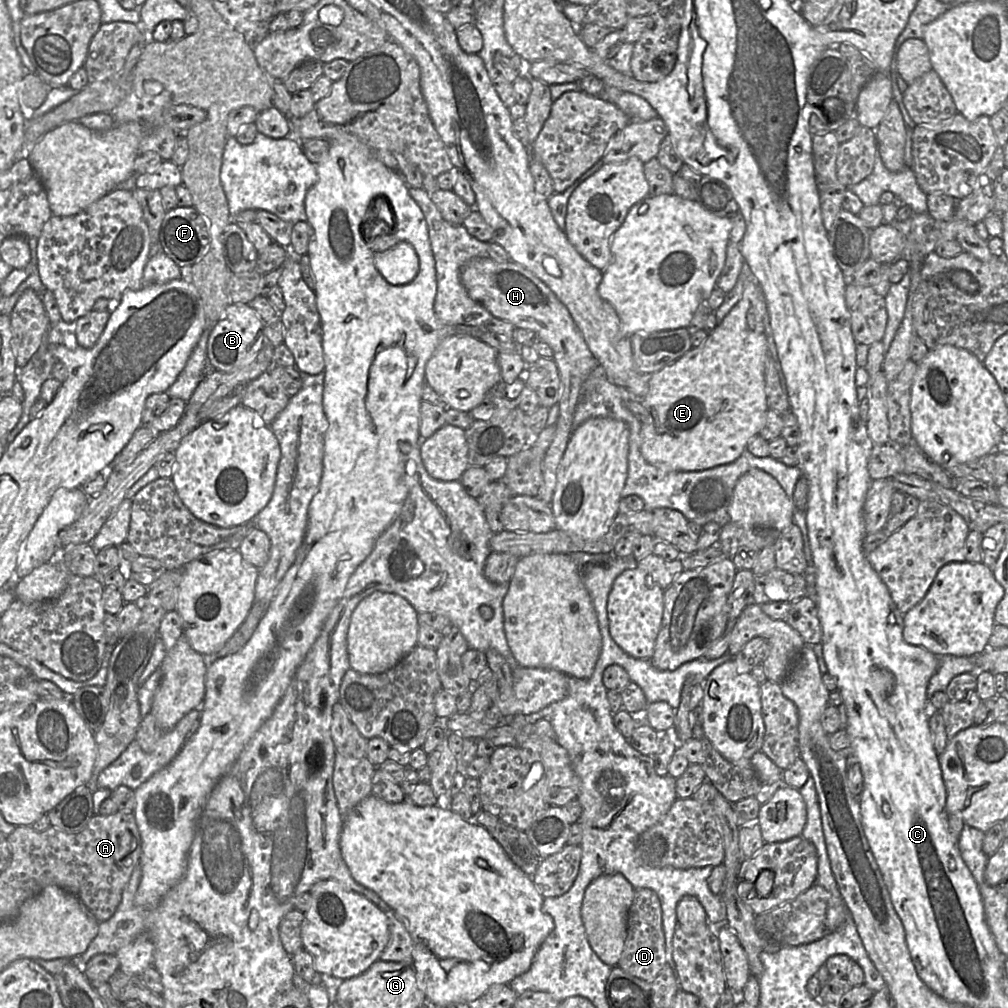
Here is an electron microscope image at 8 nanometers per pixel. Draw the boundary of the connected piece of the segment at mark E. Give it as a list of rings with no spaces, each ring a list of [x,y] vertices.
[[[745,283],[740,301],[699,347],[650,376],[648,393],[641,401],[647,416],[640,432],[641,454],[648,463],[673,471],[702,471],[729,464],[764,427],[769,410],[764,374],[769,345],[757,283]]]

